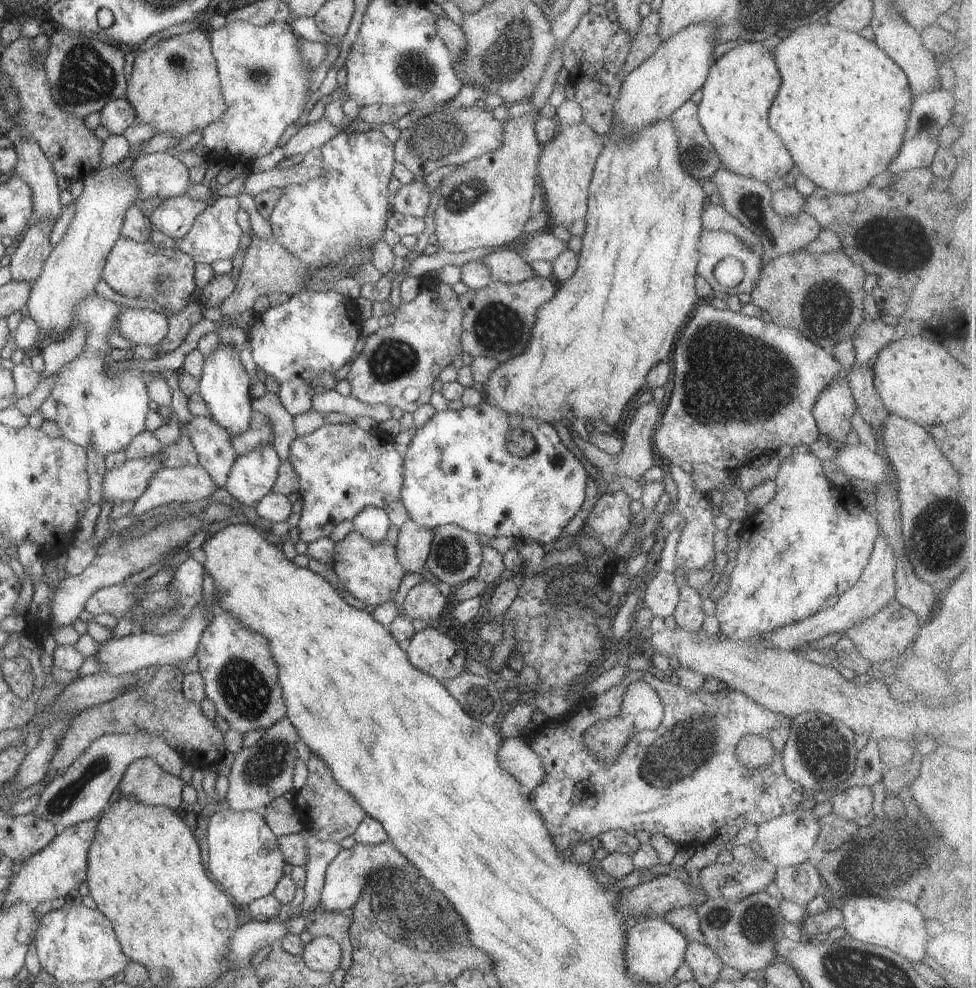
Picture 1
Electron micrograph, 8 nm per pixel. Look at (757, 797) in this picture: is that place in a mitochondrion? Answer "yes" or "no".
no

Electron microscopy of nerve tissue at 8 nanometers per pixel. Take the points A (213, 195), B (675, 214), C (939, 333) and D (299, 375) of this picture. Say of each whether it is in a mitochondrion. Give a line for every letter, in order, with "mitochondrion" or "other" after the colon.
A: other
B: other
C: other
D: other

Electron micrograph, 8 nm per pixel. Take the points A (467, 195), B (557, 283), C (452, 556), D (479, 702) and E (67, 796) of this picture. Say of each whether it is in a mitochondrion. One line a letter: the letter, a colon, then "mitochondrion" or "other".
A: mitochondrion
B: other
C: mitochondrion
D: mitochondrion
E: mitochondrion

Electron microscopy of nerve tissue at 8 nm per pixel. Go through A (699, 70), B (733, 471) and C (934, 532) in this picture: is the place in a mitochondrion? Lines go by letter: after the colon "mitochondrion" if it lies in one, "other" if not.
A: other
B: other
C: mitochondrion

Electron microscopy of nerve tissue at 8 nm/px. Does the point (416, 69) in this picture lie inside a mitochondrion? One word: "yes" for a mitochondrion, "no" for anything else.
yes

